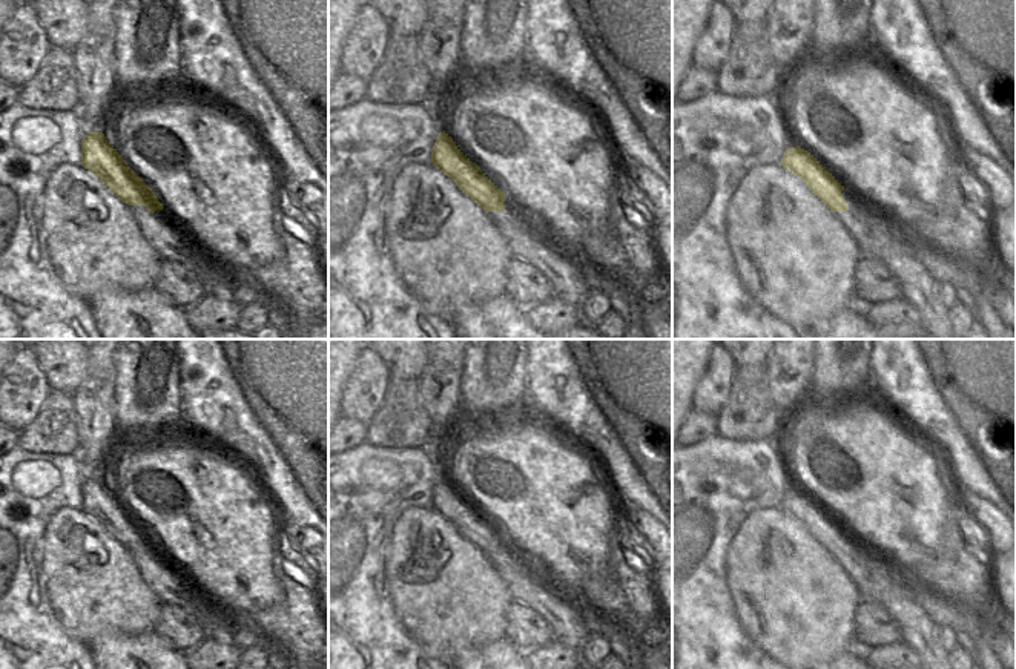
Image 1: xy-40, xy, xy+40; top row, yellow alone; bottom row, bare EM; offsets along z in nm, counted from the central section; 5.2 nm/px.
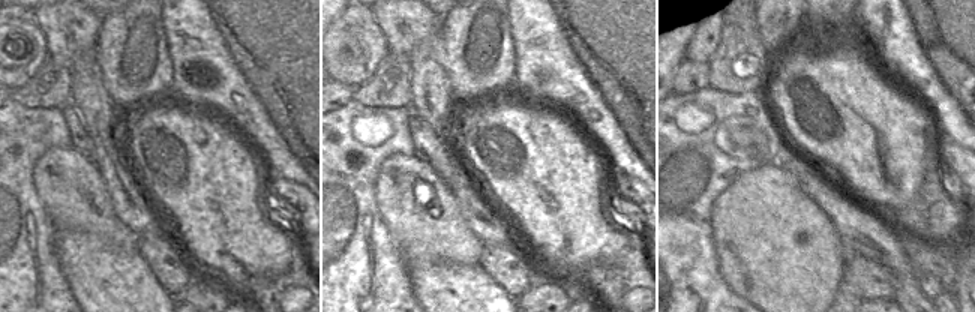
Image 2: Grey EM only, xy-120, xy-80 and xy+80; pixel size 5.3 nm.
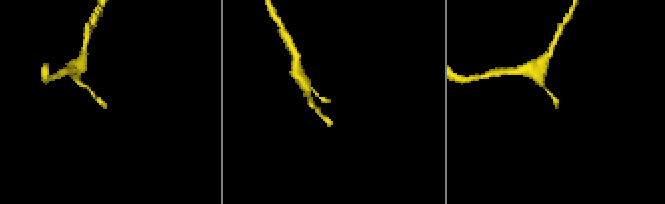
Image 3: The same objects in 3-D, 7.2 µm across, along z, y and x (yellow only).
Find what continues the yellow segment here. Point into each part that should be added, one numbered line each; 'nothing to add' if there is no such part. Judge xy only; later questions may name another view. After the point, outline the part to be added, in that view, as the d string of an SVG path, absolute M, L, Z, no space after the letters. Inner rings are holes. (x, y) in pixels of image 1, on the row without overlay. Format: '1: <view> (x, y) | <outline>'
1: xy (533, 583) | M508 542L503 555L488 555L493 566L513 585L523 605L534 608L546 601L560 603L560 597L572 598L576 588L557 582L539 562L520 554Z

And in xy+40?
1: xy+40 (878, 580) | M847 532L841 539L849 554L835 555L835 559L858 586L863 601L875 601L884 606L902 605L905 595L916 598L916 592L922 589L922 583L918 583L913 574L875 554L867 555L866 548Z

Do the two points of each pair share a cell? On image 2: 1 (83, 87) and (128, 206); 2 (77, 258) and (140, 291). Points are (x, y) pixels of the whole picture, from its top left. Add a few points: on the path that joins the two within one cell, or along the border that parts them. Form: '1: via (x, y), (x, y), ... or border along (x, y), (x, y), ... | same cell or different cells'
1: via (99, 117), (108, 159), (117, 176) | same cell
2: via (92, 269), (119, 291), (125, 291) | same cell

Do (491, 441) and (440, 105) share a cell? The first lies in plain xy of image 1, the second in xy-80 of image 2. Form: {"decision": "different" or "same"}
{"decision": "different"}

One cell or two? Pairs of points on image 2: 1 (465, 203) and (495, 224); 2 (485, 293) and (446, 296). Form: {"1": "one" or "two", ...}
{"1": "one", "2": "one"}

